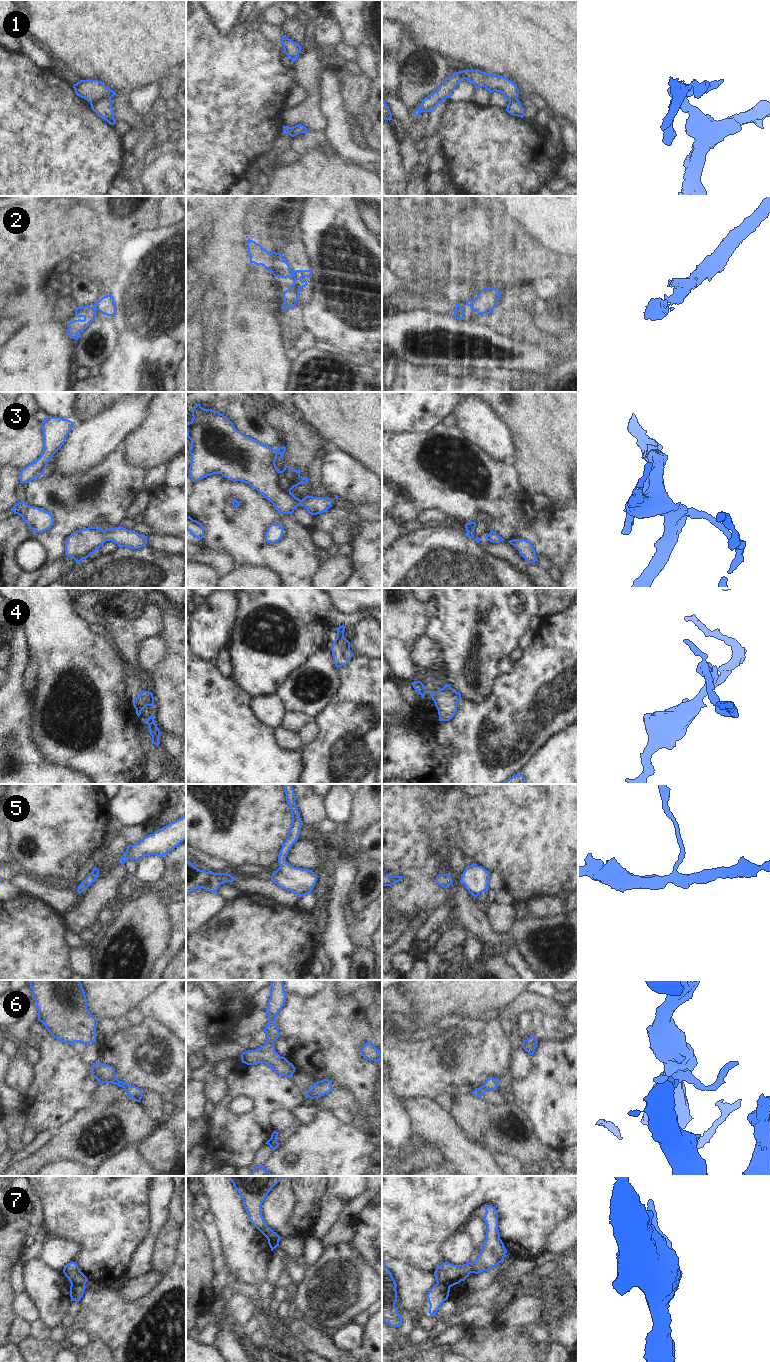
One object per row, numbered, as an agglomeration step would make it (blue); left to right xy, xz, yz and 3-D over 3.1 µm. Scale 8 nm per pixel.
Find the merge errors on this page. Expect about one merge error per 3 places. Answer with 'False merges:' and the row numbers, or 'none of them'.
False merges: 1, 7

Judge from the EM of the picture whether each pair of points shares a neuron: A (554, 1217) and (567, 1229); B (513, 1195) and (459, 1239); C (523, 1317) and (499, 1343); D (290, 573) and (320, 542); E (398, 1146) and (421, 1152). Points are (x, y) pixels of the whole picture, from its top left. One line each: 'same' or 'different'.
A: different
B: different
C: different
D: different
E: different

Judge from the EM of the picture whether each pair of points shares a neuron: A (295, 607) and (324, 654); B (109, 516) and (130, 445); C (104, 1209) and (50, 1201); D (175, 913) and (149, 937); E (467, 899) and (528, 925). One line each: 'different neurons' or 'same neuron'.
A: different neurons
B: different neurons
C: same neuron
D: different neurons
E: same neuron

